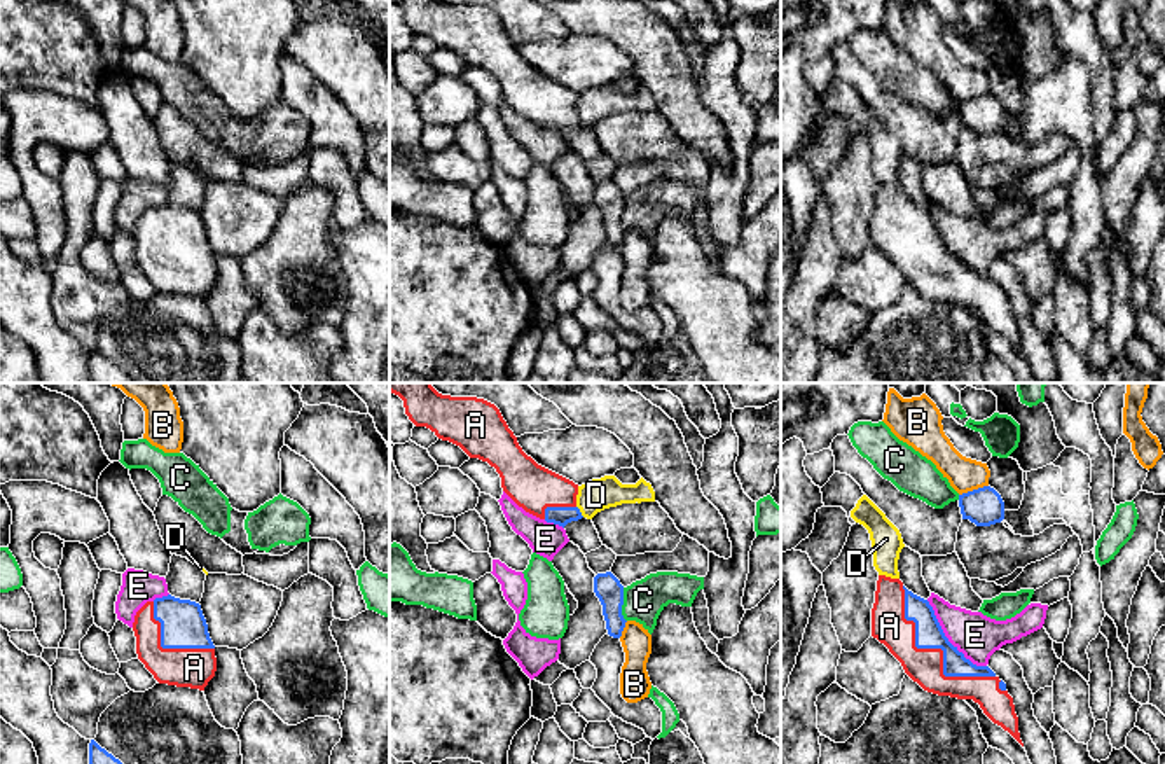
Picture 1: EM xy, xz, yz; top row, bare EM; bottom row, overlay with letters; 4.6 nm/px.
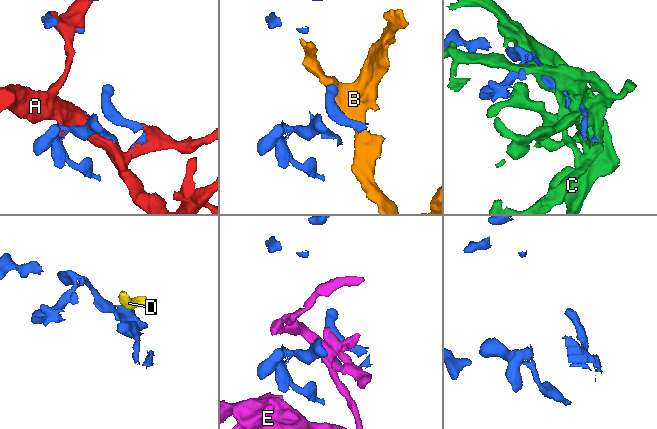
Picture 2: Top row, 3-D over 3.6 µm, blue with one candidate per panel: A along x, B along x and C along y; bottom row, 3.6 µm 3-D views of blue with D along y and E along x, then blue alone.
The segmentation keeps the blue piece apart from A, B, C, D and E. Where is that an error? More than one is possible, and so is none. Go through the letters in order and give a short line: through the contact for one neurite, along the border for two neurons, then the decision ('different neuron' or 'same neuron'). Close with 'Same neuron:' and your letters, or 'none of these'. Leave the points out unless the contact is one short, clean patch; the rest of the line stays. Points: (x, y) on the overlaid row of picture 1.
A: same neuron
B: different neuron
C: different neuron
D: xz (577, 506), (584, 516) | different neuron
E: different neuron
Same neuron: A

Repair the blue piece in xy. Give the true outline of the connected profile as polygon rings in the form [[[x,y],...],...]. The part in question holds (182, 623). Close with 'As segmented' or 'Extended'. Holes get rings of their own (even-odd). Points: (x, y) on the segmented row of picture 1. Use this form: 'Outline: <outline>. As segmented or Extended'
Outline: [[[171,594],[134,615],[136,654],[159,684],[204,691],[215,677],[215,645],[201,605]]]. Extended

